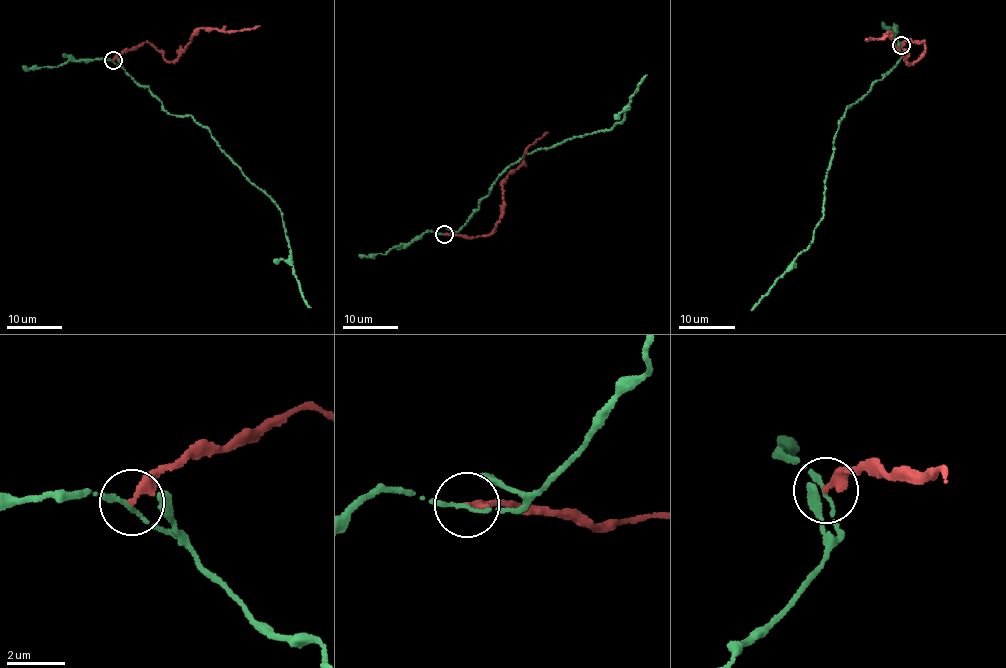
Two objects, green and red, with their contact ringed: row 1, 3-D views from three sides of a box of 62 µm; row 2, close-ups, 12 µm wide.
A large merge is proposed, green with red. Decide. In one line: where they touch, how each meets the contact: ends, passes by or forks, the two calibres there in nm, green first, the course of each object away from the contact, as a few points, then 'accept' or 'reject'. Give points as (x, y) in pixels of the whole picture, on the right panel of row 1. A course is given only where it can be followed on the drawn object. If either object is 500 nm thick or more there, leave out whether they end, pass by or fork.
at (901, 45); green passes by; red ends there; 120 nm thick on the green side, 280 nm on the other; green runs (901, 44), (904, 53), (899, 60), (848, 107), (839, 122), (825, 180), (823, 215), (812, 242), (752, 310); red runs (902, 44), (906, 41), (924, 41), (925, 47), (921, 56), (909, 64), (889, 32), (882, 37), (866, 39); reject

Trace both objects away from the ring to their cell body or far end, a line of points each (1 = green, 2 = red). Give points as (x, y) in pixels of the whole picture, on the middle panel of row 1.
1: (443, 234), (453, 235), (460, 229), (496, 180), (525, 154), (621, 123), (639, 83), (647, 75)
2: (444, 234), (475, 237), (493, 230), (502, 211), (501, 186), (505, 178), (522, 163), (526, 151), (548, 132)

